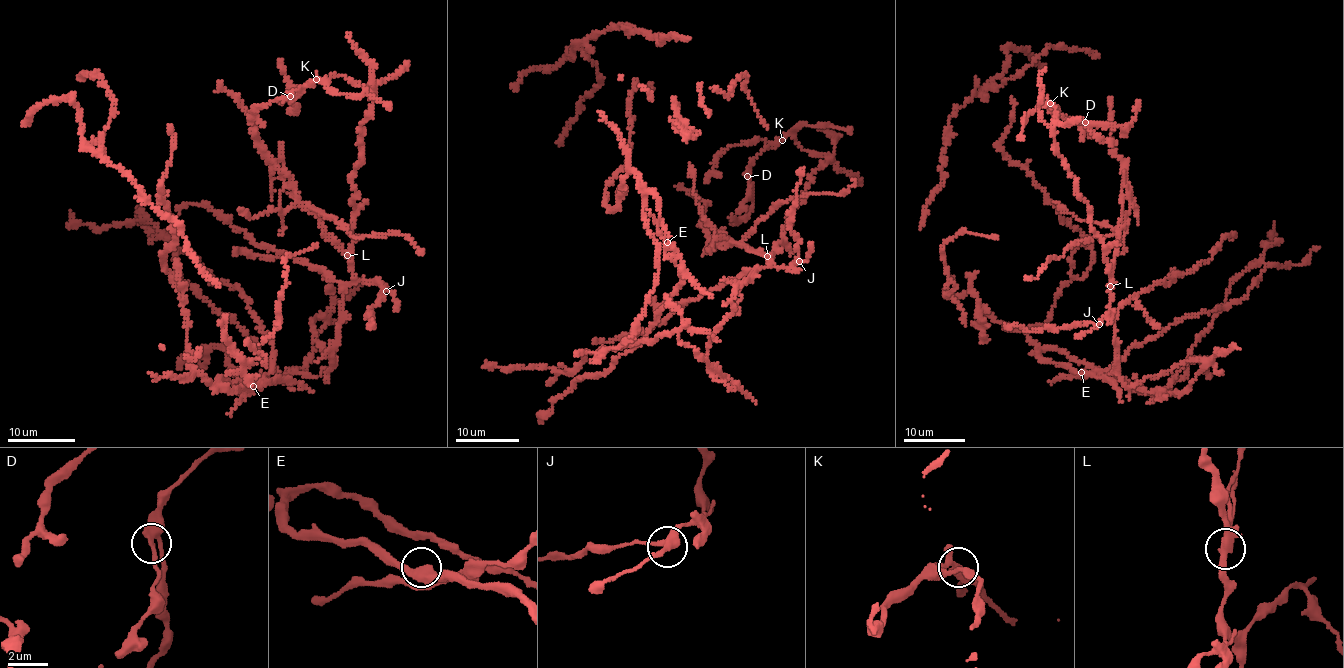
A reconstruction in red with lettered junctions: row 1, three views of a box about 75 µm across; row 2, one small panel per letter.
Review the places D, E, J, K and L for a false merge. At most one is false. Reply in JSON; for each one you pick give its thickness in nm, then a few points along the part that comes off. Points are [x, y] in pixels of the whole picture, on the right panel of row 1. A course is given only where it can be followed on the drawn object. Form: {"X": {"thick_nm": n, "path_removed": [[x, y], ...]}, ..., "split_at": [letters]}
{"L": {"thick_nm": 360, "path_removed": [[1110, 285], [1117, 235], [1077, 242], [1065, 250], [1061, 258], [1054, 256], [1036, 278], [1024, 277]]}, "split_at": ["L"]}

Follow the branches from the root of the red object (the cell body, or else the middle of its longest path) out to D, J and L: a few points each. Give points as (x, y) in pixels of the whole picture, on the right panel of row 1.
D: (1264, 271), (1231, 284), (1164, 389), (1180, 395), (1207, 360), (1126, 387), (1104, 244), (1042, 103), (1085, 122)
J: (1264, 271), (1250, 264), (1231, 284), (1164, 389), (1180, 395), (1207, 360), (1126, 387), (1115, 317), (1099, 324)
L: (1264, 271), (1250, 264), (1231, 284), (1164, 389), (1180, 395), (1208, 362), (1188, 360), (1126, 387), (1110, 285)

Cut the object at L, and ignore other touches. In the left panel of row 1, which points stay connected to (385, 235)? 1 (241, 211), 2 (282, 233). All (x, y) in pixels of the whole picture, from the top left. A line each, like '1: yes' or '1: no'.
1: yes
2: yes

